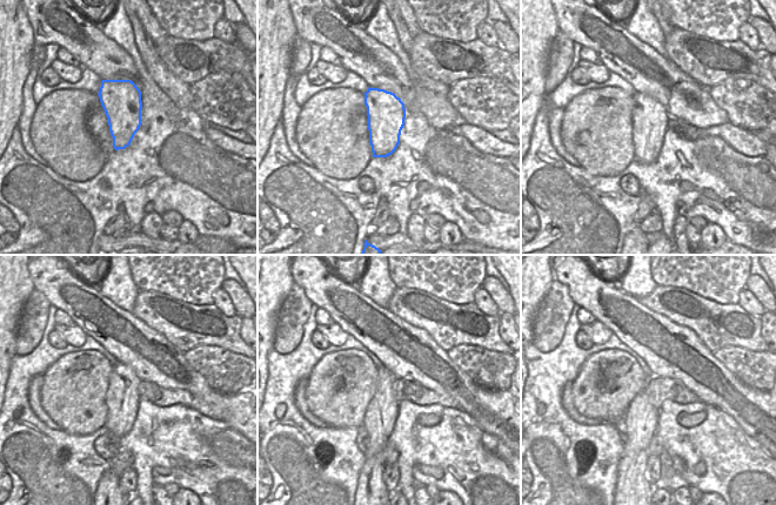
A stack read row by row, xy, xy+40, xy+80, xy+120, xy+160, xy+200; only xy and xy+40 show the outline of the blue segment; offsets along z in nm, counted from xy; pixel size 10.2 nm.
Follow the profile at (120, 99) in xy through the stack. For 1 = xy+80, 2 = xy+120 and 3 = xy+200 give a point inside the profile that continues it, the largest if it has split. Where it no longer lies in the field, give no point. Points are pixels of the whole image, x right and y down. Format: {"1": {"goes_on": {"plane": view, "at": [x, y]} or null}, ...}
{"1": {"goes_on": {"plane": "xy+80", "at": [650, 119]}}, "2": {"goes_on": {"plane": "xy+120", "at": [121, 398]}}, "3": {"goes_on": {"plane": "xy+200", "at": [634, 492]}}}

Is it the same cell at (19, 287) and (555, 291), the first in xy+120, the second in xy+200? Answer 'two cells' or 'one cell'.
two cells

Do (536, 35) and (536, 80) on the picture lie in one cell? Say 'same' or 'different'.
same

